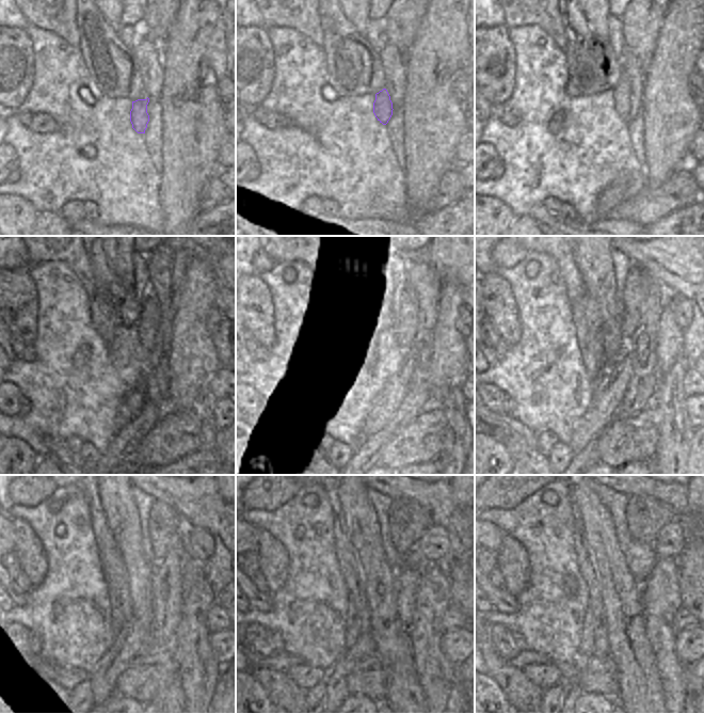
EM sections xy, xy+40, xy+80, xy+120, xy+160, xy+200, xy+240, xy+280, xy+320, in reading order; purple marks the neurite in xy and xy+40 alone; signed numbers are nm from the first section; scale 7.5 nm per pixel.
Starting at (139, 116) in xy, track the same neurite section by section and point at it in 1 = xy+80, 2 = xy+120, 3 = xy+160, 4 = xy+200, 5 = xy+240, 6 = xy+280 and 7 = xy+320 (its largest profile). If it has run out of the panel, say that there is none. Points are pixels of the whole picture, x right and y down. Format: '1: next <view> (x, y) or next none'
1: next xy+80 (622, 105)
2: next xy+120 (147, 327)
3: next xy+160 (386, 321)
4: next xy+200 (638, 283)
5: next xy+240 (165, 523)
6: next xy+280 (408, 521)
7: next xy+320 (646, 516)

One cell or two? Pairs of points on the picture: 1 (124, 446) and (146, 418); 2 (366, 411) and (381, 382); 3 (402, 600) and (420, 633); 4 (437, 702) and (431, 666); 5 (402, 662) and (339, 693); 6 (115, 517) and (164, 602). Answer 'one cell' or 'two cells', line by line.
1: one cell
2: one cell
3: two cells
4: one cell
5: two cells
6: two cells

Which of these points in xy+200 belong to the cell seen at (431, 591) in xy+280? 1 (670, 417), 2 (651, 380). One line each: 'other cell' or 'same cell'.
1: same cell
2: other cell

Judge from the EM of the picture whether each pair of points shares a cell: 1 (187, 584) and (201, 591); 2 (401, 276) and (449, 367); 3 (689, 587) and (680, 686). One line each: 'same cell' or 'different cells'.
1: different cells
2: different cells
3: different cells

